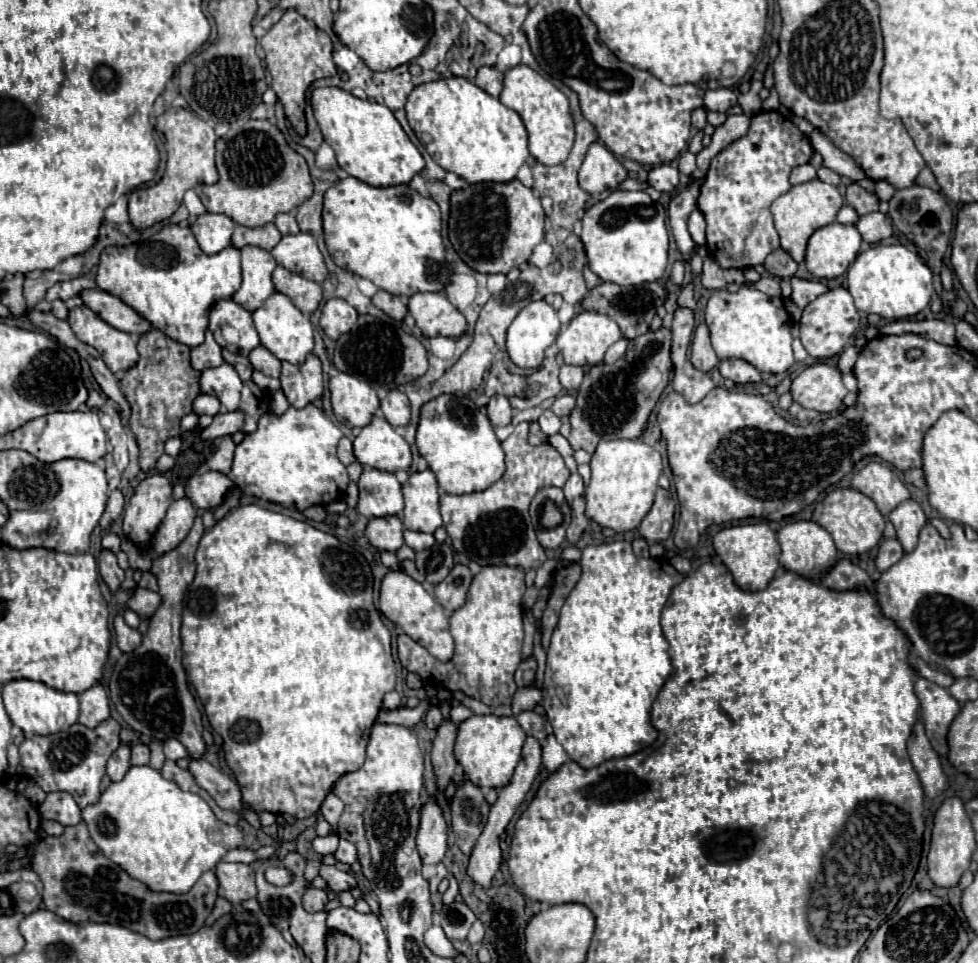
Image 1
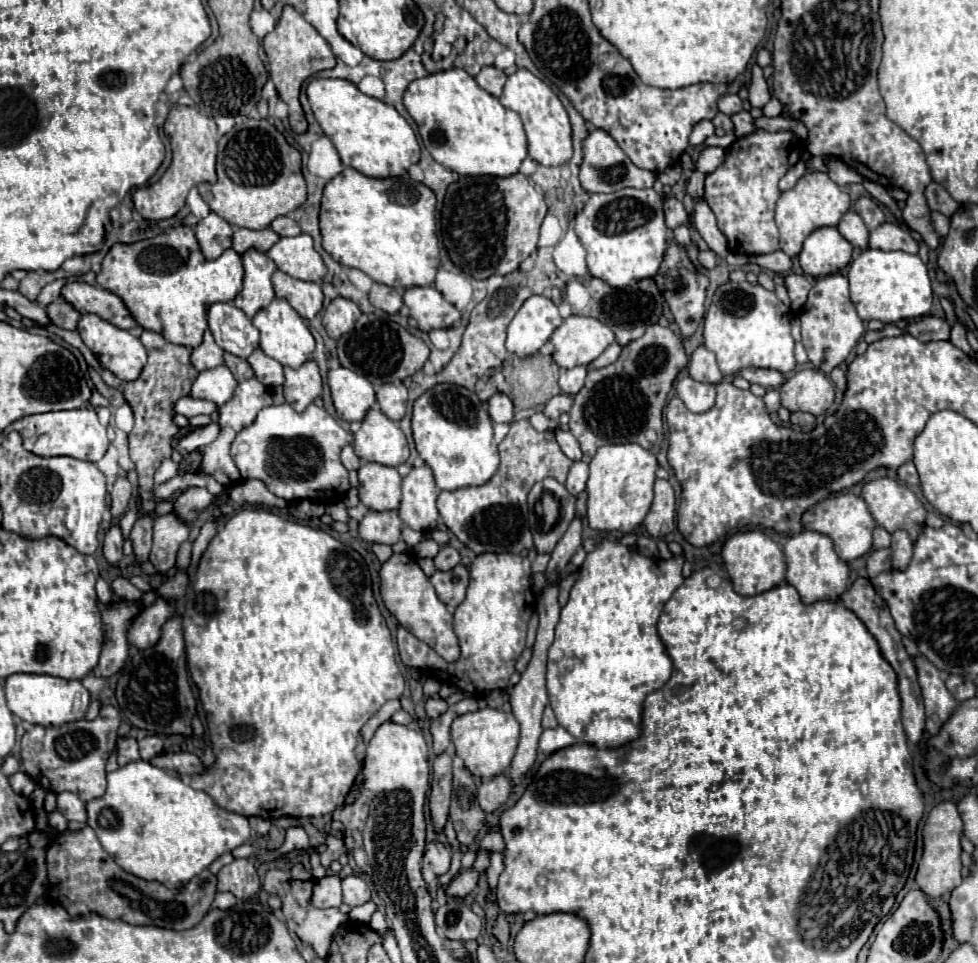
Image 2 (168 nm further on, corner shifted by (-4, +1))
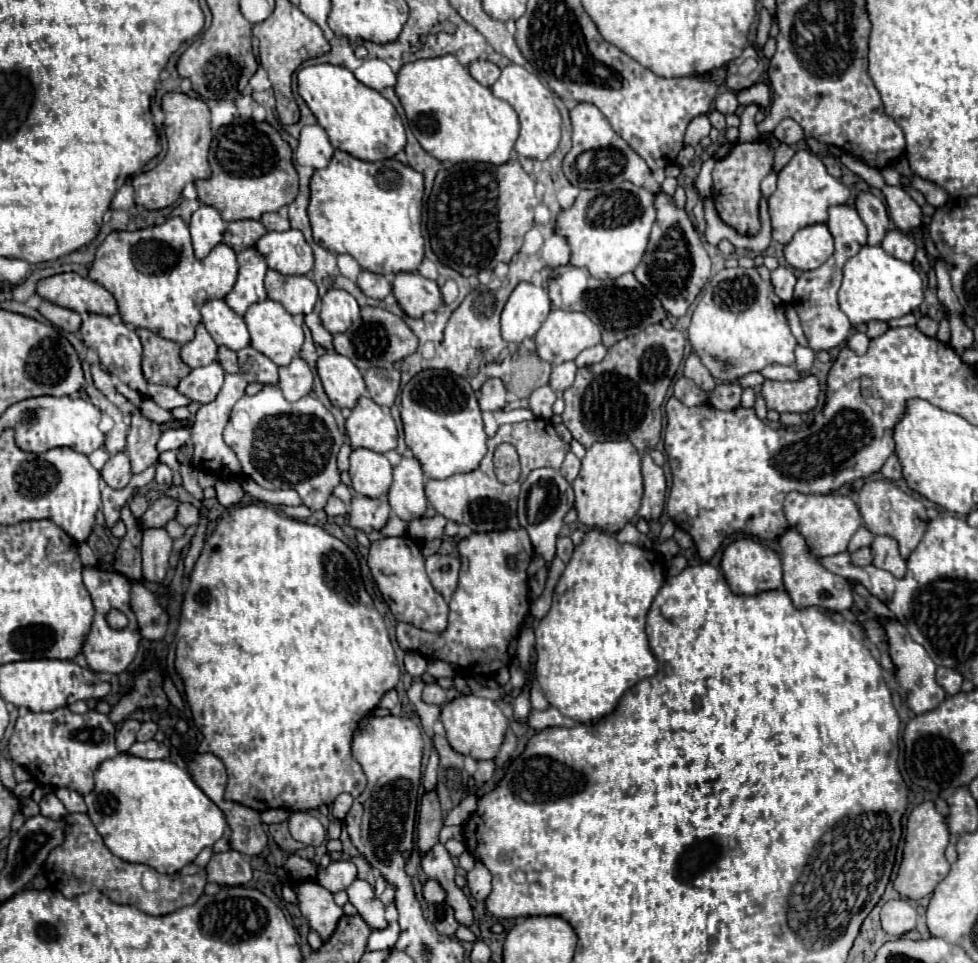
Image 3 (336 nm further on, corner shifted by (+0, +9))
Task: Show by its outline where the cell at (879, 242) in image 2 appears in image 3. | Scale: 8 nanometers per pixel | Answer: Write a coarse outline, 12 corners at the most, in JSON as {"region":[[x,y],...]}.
{"region":[[899,229],[887,231],[881,247],[905,263],[915,259],[915,243]]}

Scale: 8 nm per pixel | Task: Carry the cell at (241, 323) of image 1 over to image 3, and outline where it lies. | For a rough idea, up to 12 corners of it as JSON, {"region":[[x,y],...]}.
{"region":[[223,299],[201,307],[201,321],[217,345],[239,351],[249,331]]}

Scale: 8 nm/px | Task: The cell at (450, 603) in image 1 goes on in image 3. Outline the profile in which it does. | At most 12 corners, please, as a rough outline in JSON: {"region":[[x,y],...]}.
{"region":[[457,555],[427,557],[431,585],[451,599],[457,587]]}

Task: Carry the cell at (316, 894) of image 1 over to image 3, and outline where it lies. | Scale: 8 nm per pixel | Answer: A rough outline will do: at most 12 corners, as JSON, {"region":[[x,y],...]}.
{"region":[[333,861],[317,883],[331,893],[357,879],[353,861]]}

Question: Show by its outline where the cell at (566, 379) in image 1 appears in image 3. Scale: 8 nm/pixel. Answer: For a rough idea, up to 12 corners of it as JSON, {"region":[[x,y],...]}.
{"region":[[573,361],[553,365],[549,387],[563,393],[573,385]]}

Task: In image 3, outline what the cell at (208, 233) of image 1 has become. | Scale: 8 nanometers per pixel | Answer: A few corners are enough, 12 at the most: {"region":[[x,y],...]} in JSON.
{"region":[[201,205],[189,221],[193,249],[203,259],[223,241],[215,207]]}

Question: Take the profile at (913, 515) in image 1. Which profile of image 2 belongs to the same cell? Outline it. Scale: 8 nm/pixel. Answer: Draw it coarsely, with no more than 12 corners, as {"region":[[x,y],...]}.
{"region":[[905,529],[893,533],[893,567],[905,569],[913,539]]}

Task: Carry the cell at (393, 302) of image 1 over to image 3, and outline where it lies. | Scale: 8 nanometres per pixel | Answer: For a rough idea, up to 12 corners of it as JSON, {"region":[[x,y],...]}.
{"region":[[361,271],[359,289],[373,299],[385,299],[391,283],[385,275]]}

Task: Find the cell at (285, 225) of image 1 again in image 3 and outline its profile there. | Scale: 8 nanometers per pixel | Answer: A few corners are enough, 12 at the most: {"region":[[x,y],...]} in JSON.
{"region":[[265,213],[261,223],[267,231],[287,231],[289,219]]}

